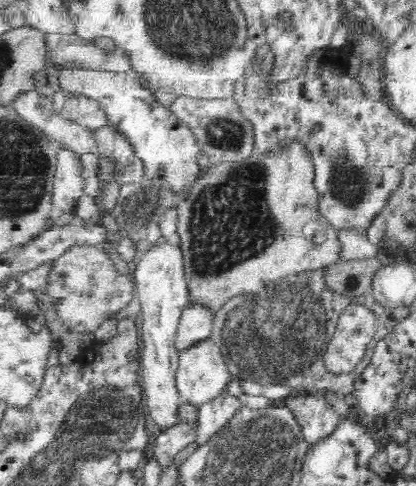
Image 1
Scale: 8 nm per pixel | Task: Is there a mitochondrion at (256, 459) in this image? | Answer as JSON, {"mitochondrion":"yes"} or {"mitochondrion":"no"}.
{"mitochondrion":"yes"}

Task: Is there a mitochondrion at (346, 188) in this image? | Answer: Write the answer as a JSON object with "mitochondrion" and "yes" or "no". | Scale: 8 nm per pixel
{"mitochondrion":"yes"}

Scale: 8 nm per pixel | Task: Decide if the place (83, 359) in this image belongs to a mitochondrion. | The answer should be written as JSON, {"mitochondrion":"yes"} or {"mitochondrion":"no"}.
{"mitochondrion":"no"}

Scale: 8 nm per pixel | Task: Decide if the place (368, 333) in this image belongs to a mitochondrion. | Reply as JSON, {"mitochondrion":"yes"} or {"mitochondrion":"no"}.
{"mitochondrion":"no"}

